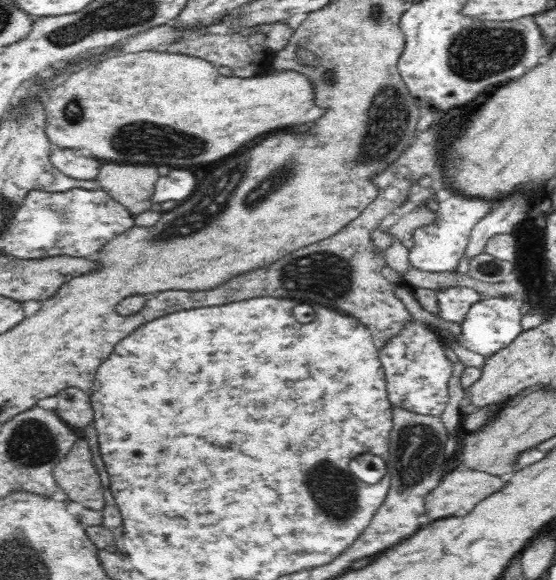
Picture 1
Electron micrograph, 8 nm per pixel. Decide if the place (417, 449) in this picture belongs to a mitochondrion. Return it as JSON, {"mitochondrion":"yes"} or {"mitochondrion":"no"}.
{"mitochondrion":"yes"}

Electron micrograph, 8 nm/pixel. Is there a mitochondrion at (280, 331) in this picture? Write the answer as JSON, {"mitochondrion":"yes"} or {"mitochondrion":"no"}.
{"mitochondrion":"no"}

